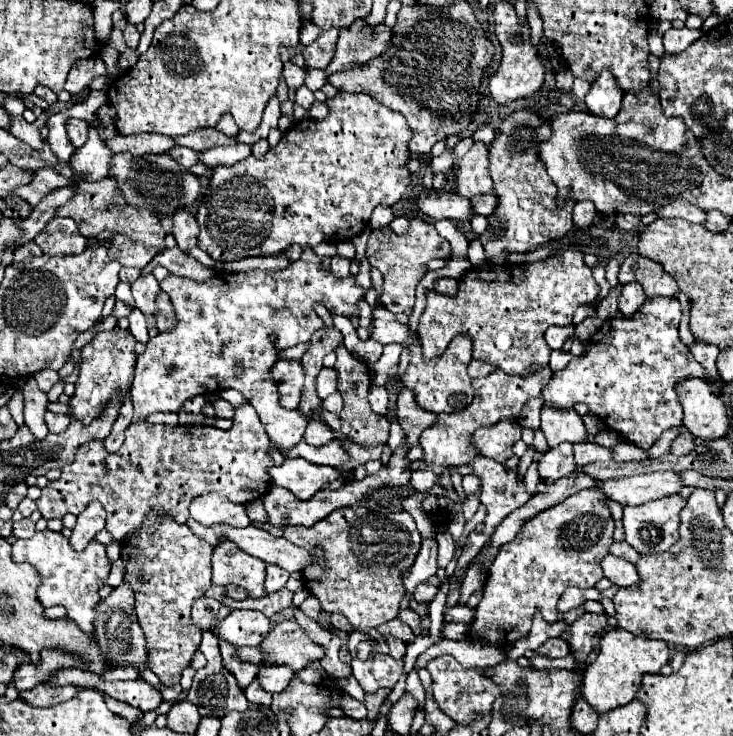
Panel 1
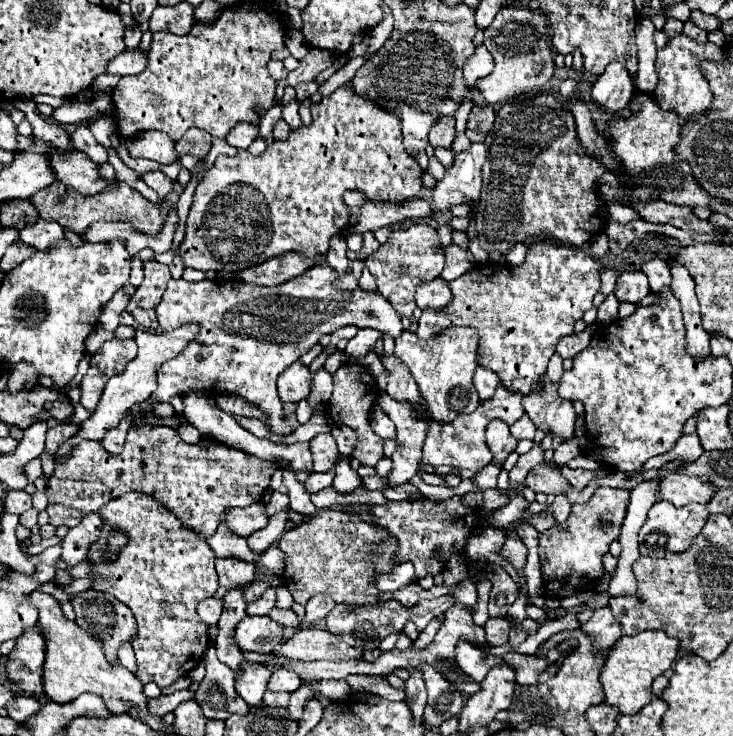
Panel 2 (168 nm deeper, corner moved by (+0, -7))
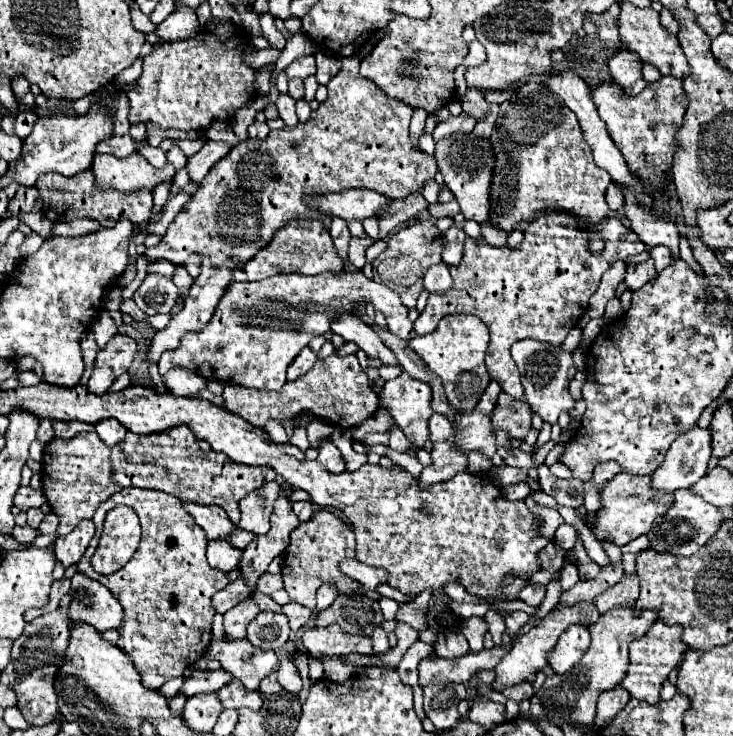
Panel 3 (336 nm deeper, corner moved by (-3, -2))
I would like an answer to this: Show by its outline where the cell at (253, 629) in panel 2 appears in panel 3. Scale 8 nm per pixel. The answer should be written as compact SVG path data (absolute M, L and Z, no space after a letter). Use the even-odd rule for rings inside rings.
M262 611L256 619L252 619L246 627L246 639L258 649L282 649L290 639L290 627L284 613Z

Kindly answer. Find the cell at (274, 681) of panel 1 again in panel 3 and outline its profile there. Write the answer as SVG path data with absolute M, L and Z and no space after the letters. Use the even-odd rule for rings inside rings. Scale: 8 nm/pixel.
M282 661L280 663L280 669L278 669L278 683L290 691L290 693L300 693L302 689L302 677L296 669L294 663L288 663L288 661Z

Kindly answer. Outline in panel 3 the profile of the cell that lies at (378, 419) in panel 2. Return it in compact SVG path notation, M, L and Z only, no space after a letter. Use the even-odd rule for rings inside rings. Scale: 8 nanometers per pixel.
M394 425L388 433L390 433L390 443L388 443L388 447L390 447L390 449L402 451L402 453L404 453L404 451L408 451L408 447L410 447L410 445L408 445L408 439L404 437L404 433L400 431L400 427L396 427L396 425Z

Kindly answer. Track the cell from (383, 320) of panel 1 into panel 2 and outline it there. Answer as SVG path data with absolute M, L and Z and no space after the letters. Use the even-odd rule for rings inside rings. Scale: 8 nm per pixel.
M457 326L445 328L437 338L429 340L421 340L413 332L403 332L395 340L395 354L403 364L409 366L433 420L453 422L459 414L473 412L481 402L473 386L473 372L477 368L477 346L477 330Z

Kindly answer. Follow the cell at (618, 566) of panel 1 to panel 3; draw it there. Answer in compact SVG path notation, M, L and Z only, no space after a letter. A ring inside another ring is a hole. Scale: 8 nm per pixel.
M694 427L680 435L668 449L664 463L652 473L652 489L658 493L674 493L696 483L710 461L710 431Z

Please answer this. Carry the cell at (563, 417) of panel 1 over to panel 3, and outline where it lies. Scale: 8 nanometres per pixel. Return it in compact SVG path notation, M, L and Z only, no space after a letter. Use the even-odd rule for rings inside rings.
M536 339L516 341L512 345L512 359L518 365L518 371L522 375L524 385L524 399L530 405L530 409L542 417L542 421L554 425L560 417L560 413L568 413L574 409L574 399L568 393L568 385L576 373L576 367L572 363L570 353L562 351L560 347L548 347L548 343L540 343Z

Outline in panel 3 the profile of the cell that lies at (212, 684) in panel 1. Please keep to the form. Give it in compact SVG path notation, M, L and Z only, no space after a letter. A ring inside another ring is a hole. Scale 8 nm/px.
M232 679L218 691L218 699L224 709L260 709L262 707L262 695L258 691L246 691L240 679Z

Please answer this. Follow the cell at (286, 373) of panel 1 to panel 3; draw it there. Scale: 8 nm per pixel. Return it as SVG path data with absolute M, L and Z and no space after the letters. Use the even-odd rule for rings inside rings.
M306 347L304 351L300 351L300 355L290 363L290 367L288 367L288 381L296 381L296 379L300 379L302 375L306 375L312 367L314 367L314 363L316 363L316 353L310 349L310 347Z

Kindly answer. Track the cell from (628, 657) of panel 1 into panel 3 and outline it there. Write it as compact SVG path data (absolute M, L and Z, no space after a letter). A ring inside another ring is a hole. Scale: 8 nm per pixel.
M656 621L642 639L636 639L630 643L630 669L626 671L620 687L624 687L634 699L656 705L660 701L662 681L668 677L668 673L674 667L678 667L686 649L688 649L688 645L682 641L680 625L664 625L664 623Z

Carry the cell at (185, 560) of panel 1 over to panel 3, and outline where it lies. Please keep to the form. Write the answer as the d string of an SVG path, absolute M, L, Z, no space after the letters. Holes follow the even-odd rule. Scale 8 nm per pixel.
M126 487L100 503L92 521L98 531L84 557L78 561L78 573L106 585L122 603L124 625L120 627L118 647L130 655L144 687L158 689L166 681L182 677L182 673L206 653L208 643L212 641L210 627L214 617L210 599L230 583L228 575L214 571L208 565L208 539L192 515L188 515L182 501L174 495L154 489ZM116 505L128 505L136 511L142 525L142 539L134 557L120 571L100 575L94 571L90 559L100 539L100 525L104 523L106 513Z

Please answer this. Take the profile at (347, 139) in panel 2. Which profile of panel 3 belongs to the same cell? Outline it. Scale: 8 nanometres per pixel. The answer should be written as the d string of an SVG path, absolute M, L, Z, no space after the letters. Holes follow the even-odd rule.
M356 55L342 59L340 73L328 83L328 99L320 103L306 123L282 127L270 131L270 135L262 141L246 139L232 147L228 155L220 159L212 171L208 171L204 183L200 183L200 189L194 193L192 203L188 203L188 207L184 207L184 211L174 219L162 241L156 247L146 249L148 261L166 259L174 265L184 265L190 255L198 255L200 259L210 259L216 267L228 263L240 267L264 249L272 241L274 233L286 227L292 219L318 219L324 229L328 229L332 215L314 209L310 205L310 197L342 191L345 187L368 188L392 199L406 199L408 195L418 193L424 183L432 181L438 169L434 157L414 149L408 139L408 105L384 95L384 91L380 91L372 81L360 77L358 67L360 59Z

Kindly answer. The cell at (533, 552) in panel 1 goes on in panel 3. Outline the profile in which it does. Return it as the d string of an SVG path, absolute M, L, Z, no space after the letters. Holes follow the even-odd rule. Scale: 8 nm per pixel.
M618 473L614 479L610 479L604 489L600 491L602 509L598 509L594 515L594 521L588 525L596 541L604 543L610 541L616 547L626 545L628 541L644 535L652 521L658 515L664 515L664 511L672 505L672 493L668 495L656 495L656 491L650 489L650 475L630 475L630 473Z

